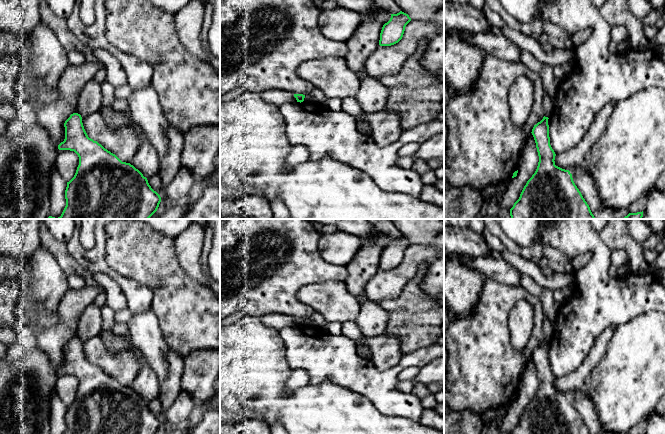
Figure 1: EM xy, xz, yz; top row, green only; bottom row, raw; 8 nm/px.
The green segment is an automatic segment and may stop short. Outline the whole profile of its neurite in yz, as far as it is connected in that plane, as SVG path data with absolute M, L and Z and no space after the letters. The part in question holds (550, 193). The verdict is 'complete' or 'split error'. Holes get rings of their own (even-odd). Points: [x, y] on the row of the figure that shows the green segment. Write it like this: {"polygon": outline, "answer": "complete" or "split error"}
{"polygon": "M544 116L532 129L539 162L519 199L510 209L511 219L597 219L575 185L570 171L555 165L556 154L550 145L548 119Z", "answer": "complete"}

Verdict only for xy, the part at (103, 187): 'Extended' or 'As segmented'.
As segmented

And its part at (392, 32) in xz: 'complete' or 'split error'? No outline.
complete

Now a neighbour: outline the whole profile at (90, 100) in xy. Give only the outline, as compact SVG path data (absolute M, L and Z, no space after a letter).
M91 80L86 83L80 93L77 105L78 114L80 114L83 119L87 115L99 111L101 107L101 86L94 80Z

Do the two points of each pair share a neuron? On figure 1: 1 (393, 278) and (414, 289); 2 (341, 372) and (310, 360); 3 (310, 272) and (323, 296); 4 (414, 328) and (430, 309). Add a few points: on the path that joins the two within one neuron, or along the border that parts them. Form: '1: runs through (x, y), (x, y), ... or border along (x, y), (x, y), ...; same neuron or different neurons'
1: border along (418, 265), (402, 291), (386, 299); different neurons
2: runs through (333, 364), (326, 360), (318, 360); same neuron
3: border along (339, 280), (326, 280), (305, 284), (296, 295); different neurons
4: runs through (416, 323), (425, 314); same neuron

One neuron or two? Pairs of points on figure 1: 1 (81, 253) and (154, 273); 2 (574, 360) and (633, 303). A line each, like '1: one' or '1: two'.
1: two
2: one

